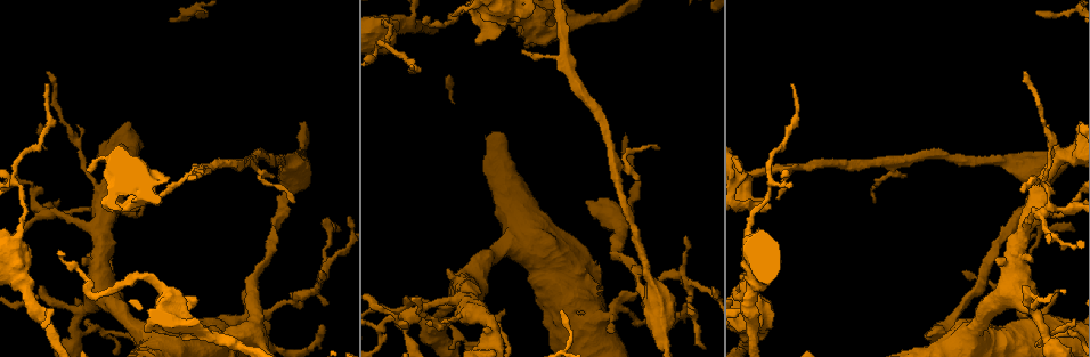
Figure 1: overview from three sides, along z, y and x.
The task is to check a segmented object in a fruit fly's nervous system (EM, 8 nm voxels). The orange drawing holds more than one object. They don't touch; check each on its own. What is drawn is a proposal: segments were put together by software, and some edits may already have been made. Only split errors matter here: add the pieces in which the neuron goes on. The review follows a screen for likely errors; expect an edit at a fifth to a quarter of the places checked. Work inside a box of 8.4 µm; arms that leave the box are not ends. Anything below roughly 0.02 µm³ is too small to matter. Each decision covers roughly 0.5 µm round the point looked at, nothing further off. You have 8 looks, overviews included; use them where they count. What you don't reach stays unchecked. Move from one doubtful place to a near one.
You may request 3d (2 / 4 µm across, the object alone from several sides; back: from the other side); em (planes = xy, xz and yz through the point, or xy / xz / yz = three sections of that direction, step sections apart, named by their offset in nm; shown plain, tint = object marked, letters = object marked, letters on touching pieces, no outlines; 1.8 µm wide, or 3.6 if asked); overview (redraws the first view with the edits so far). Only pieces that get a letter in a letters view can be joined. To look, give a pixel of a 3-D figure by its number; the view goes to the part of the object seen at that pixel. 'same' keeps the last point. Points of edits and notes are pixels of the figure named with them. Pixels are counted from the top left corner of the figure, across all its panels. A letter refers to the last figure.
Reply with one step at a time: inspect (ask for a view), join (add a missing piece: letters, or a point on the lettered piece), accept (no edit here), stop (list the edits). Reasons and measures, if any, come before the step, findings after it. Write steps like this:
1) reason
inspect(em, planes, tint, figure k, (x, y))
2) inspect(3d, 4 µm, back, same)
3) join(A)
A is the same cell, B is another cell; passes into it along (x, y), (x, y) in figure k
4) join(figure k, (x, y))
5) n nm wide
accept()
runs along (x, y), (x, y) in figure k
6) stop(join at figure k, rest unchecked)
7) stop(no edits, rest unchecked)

tapers out
inspect(em, xz, step 16, tint, figure 1, (427, 324))

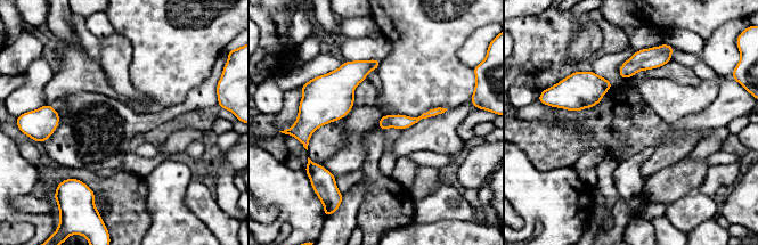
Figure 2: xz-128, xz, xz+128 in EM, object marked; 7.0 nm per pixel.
another direction
inspect(em, planes, letters, same)

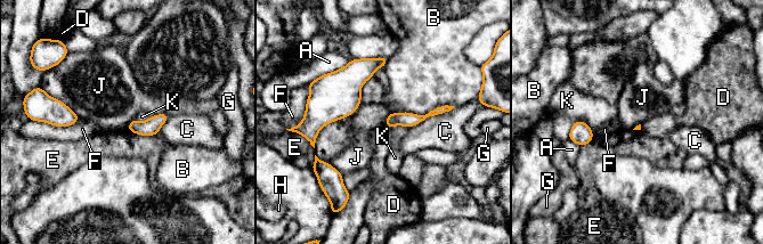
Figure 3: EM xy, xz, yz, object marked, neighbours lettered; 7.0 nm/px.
accept()
A, B, C, D, E, F, G, H, J and K are other cells; runs along (446, 108), (388, 123) in figure 3; none of them fits

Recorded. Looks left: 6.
end of a long branch
inspect(3d, 2 µm, figure 1, (47, 73))

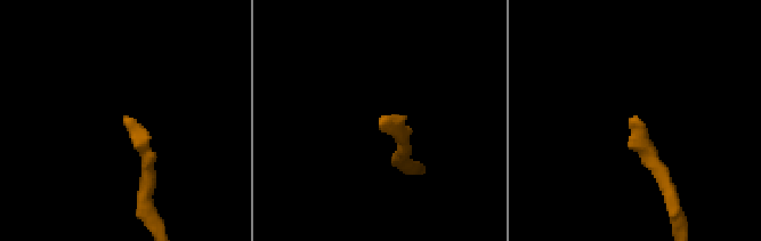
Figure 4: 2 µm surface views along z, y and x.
now the EM
inspect(em, xz, step 16, tint, figure 4, (630, 122))

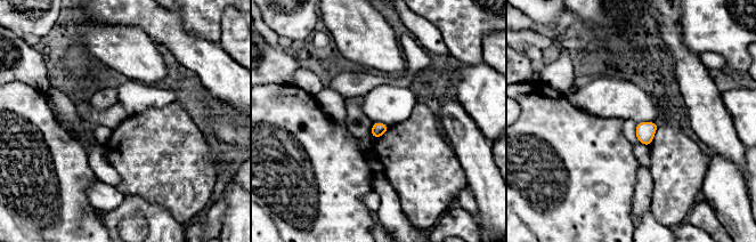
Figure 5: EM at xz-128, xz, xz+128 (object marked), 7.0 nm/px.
inspect(em, planes, letters, same)

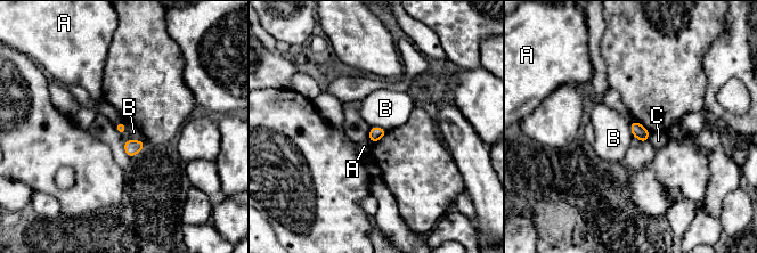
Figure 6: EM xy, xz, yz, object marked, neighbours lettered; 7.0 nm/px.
90 nm wide; B touches over 160 nm
accept()
A, B and C are other cells; none of them fits

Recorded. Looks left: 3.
branch stops here
inspect(em, yz, step 16, letters, figure 1, (475, 41))

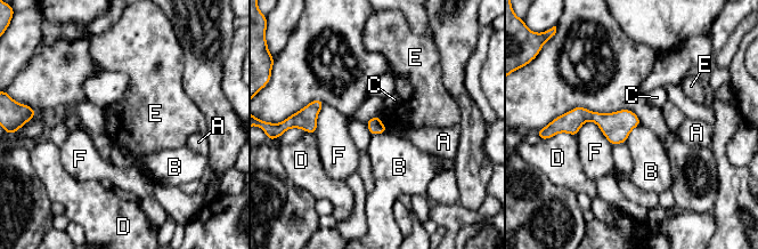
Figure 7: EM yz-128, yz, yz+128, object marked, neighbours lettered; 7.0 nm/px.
cut it another way
inspect(em, planes, letters, same)

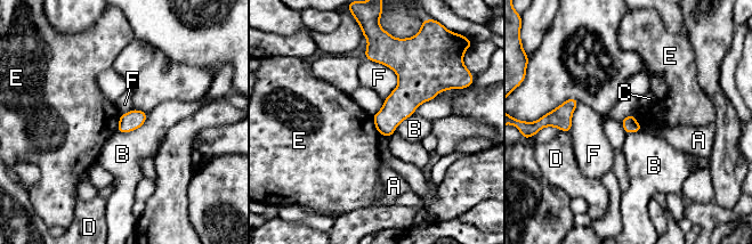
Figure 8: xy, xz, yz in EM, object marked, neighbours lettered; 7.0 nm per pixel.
accept()
A, B, C, D, E and F are other cells; border along (371, 115), (374, 127), (380, 133) in figure 8; none of them fits

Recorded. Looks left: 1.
stop(no edits, rest unchecked)

